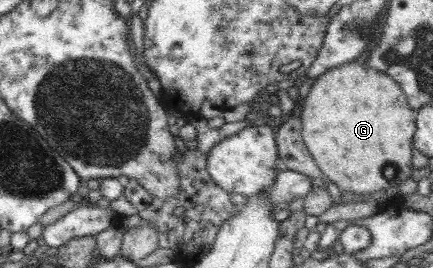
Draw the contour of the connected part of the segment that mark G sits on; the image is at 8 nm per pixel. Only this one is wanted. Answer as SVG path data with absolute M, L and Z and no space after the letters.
M353 61L314 80L301 111L302 139L329 181L342 191L370 196L412 177L416 112L387 73Z

